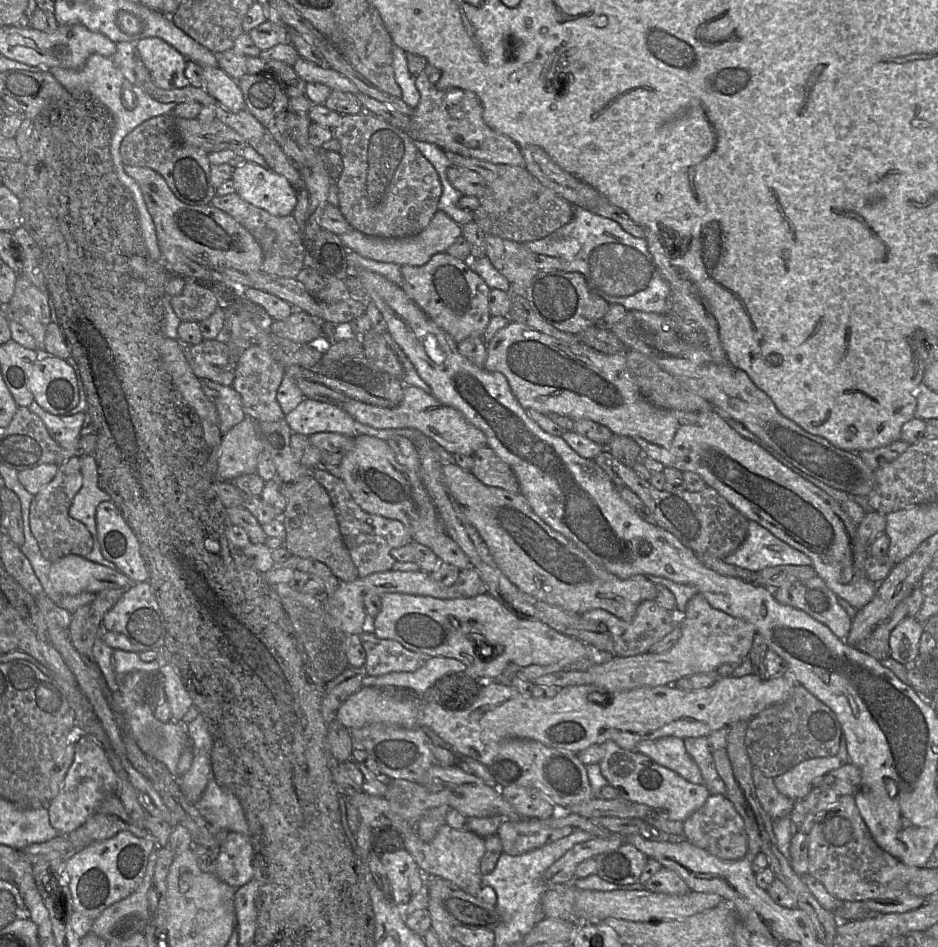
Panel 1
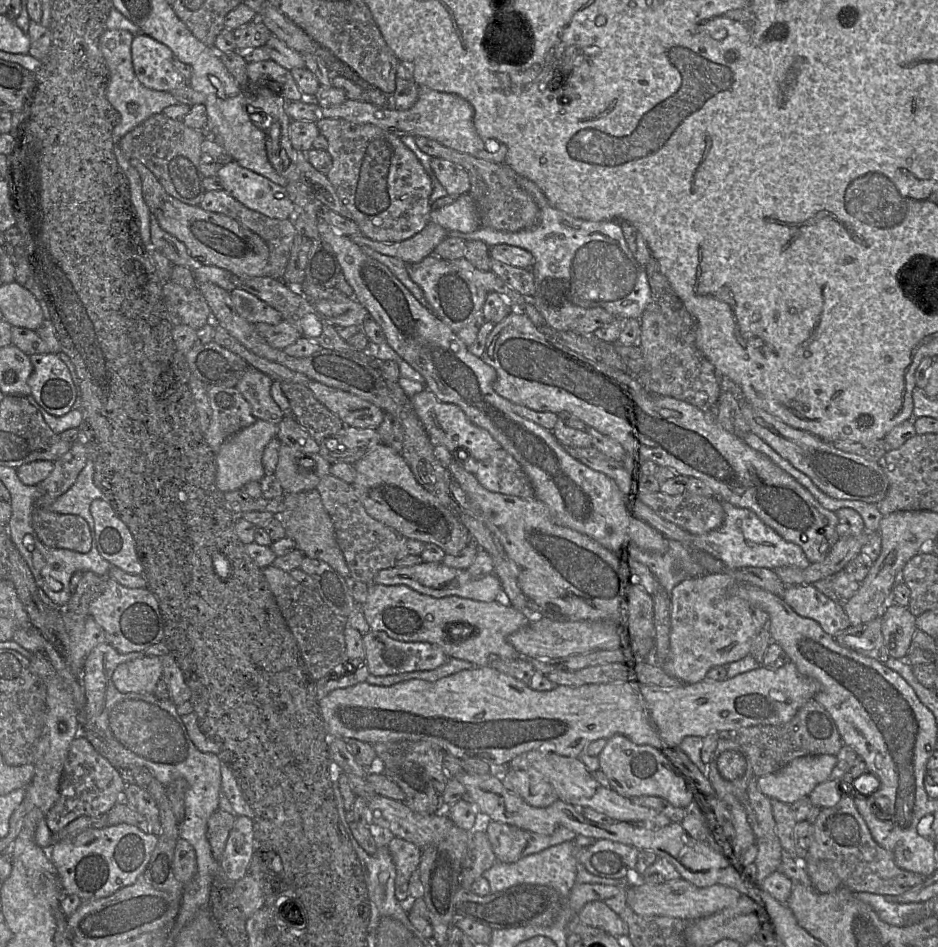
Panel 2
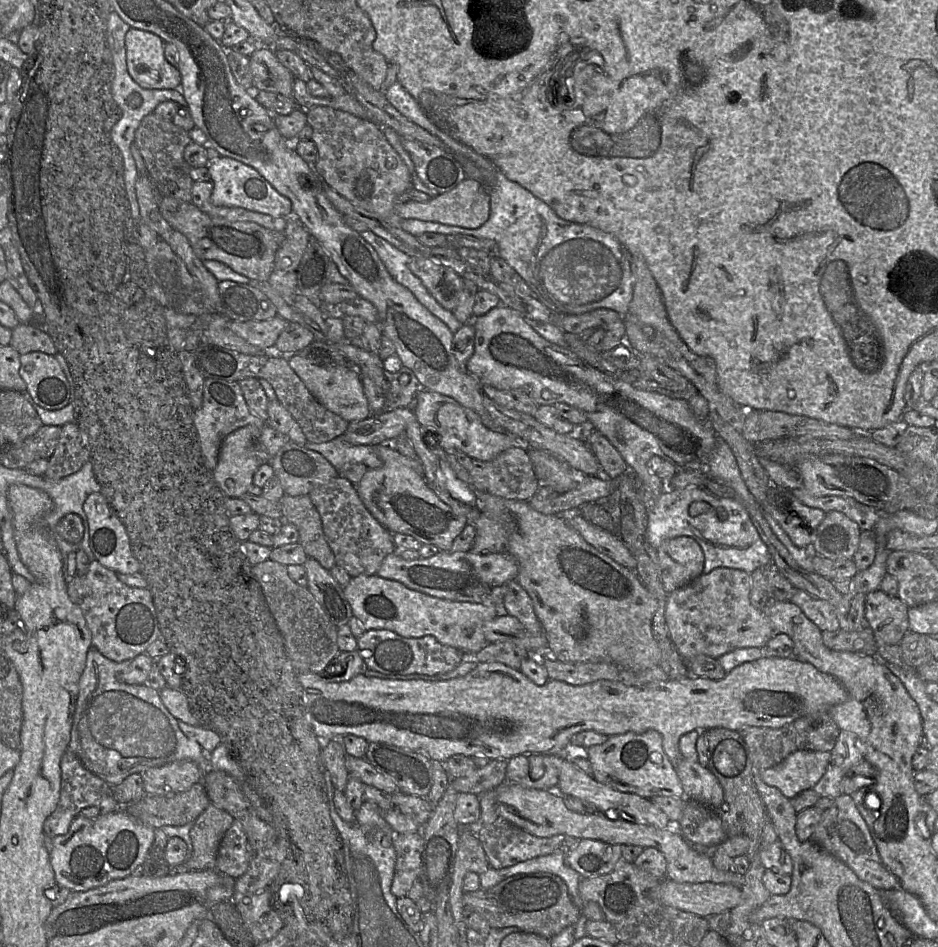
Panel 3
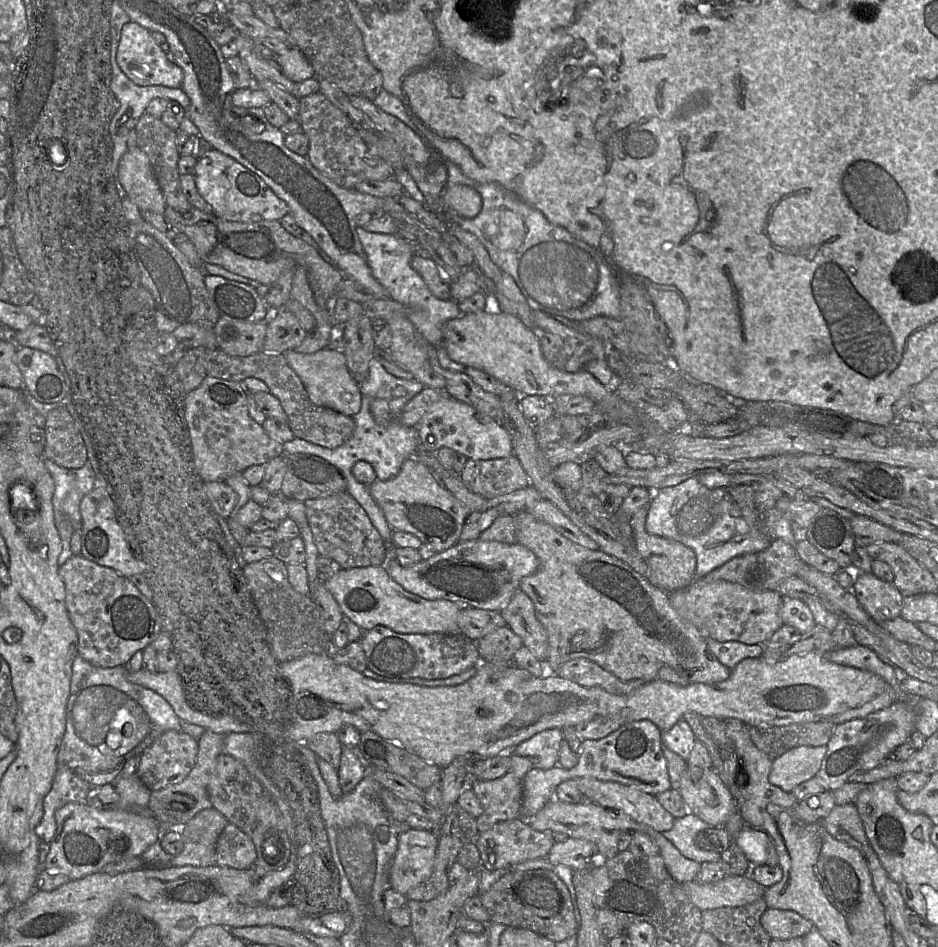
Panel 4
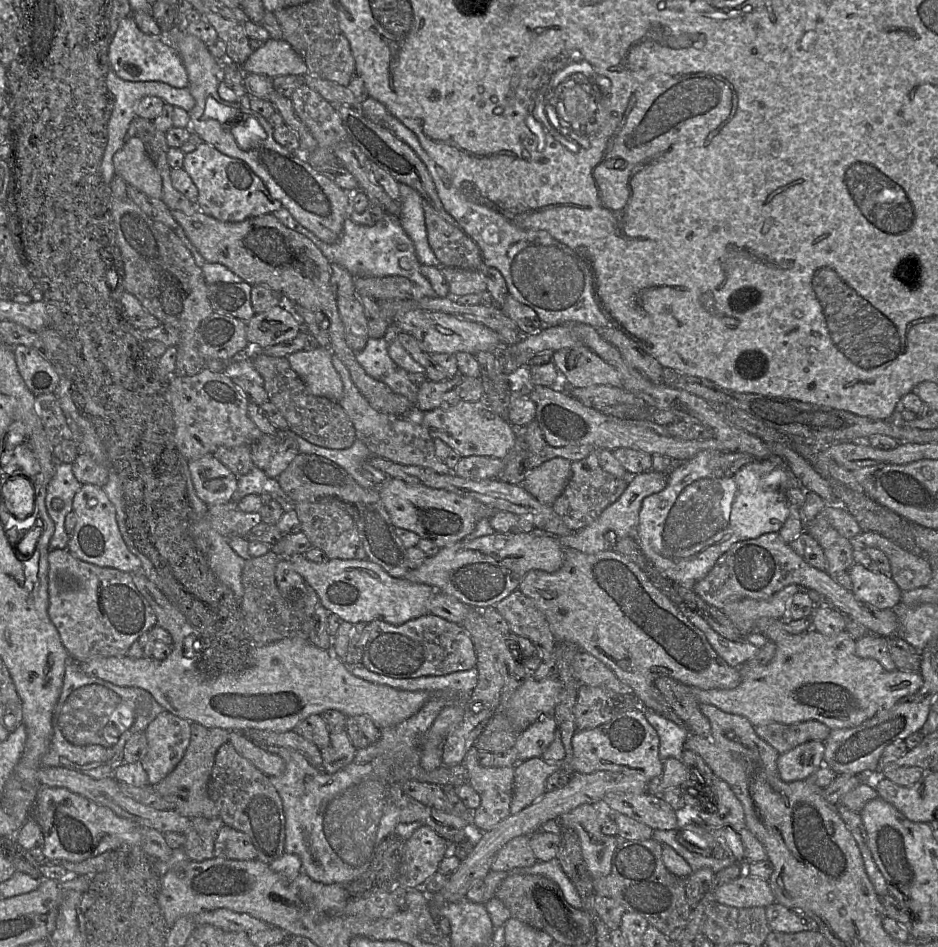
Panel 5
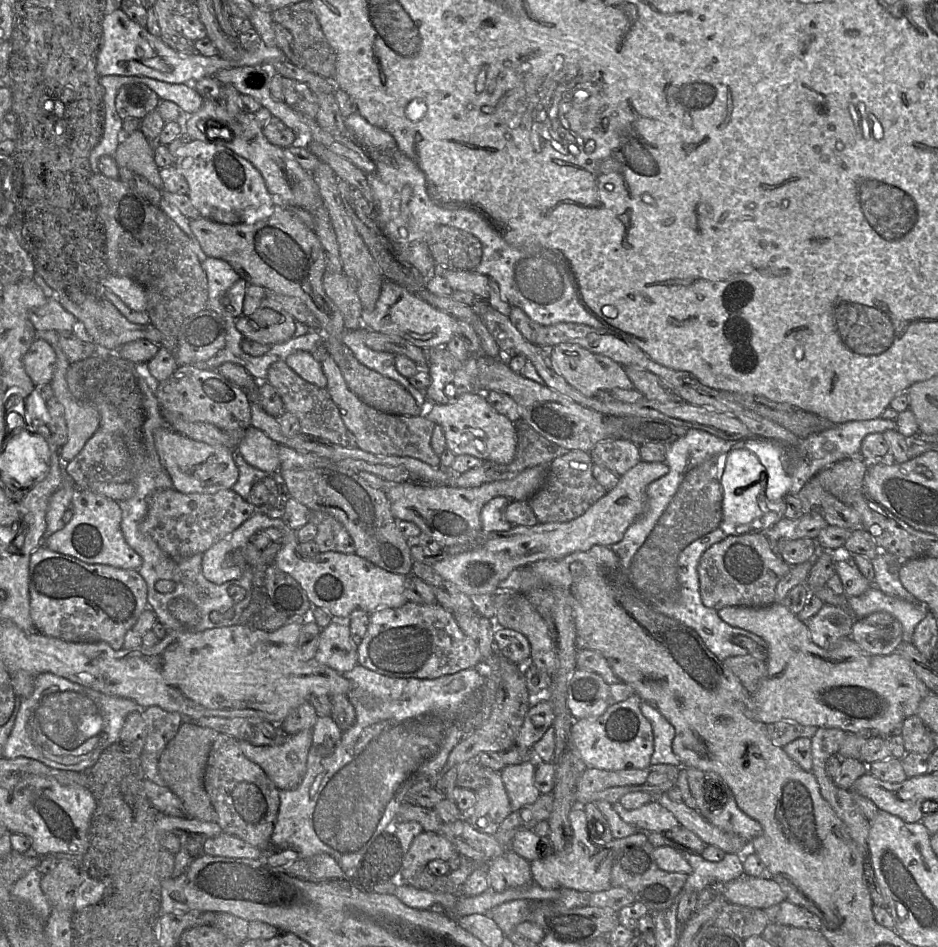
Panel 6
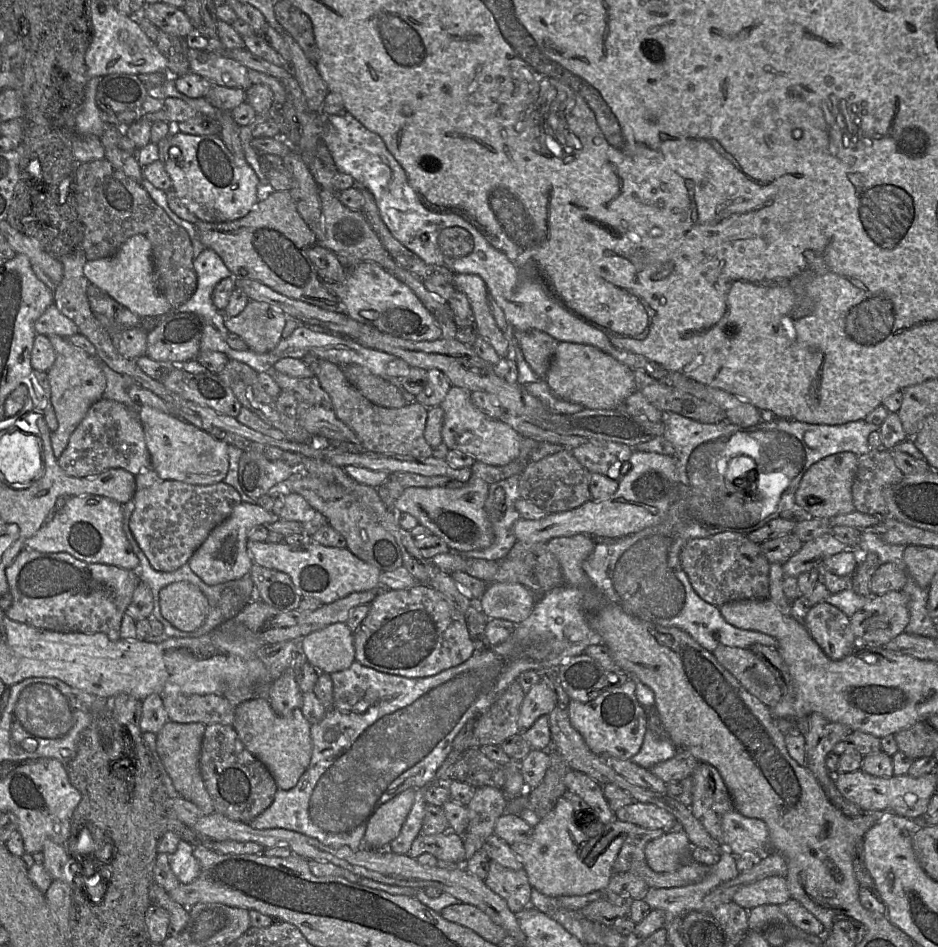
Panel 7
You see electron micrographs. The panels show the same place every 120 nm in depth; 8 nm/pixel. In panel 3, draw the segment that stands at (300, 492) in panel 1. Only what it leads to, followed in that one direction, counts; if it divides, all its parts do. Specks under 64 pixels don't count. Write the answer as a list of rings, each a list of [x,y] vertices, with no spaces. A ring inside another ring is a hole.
[[[284,495],[281,500],[282,520],[296,526],[299,543],[308,557],[316,559],[330,570],[336,565],[335,556],[324,535],[321,516],[312,503],[310,495]]]

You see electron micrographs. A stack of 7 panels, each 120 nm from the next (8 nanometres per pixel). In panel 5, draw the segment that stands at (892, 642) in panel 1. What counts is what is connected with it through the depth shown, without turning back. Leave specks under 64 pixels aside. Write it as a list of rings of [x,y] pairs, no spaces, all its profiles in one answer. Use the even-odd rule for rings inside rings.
[[[854,563],[848,569],[852,593],[861,602],[878,609],[893,609],[901,601],[902,591],[889,575],[871,572]]]

